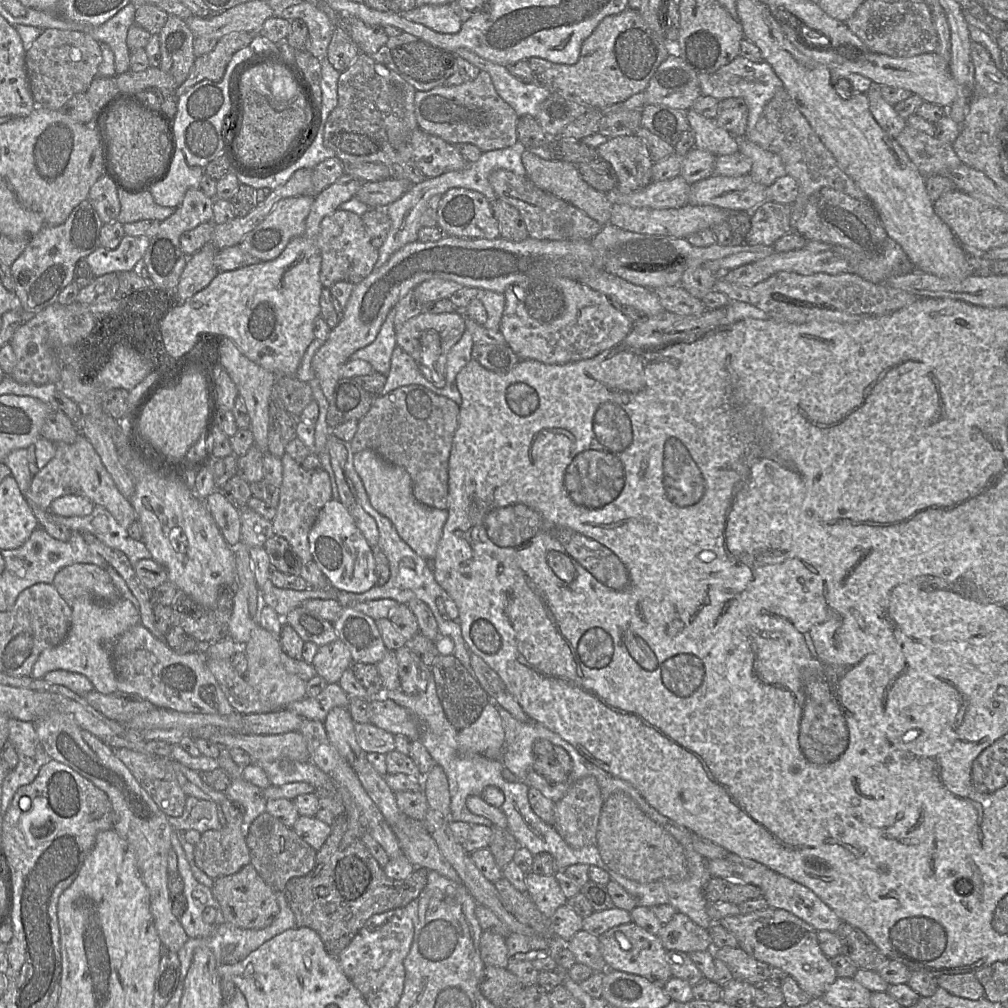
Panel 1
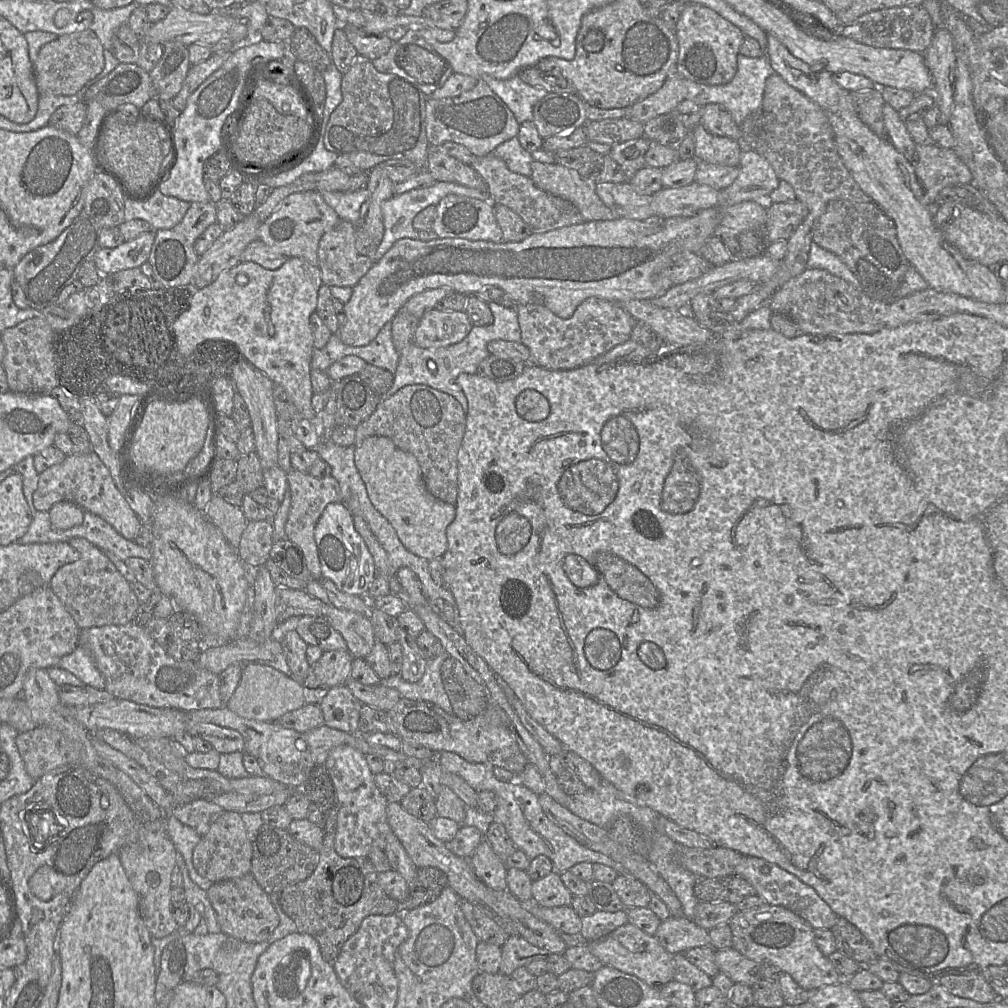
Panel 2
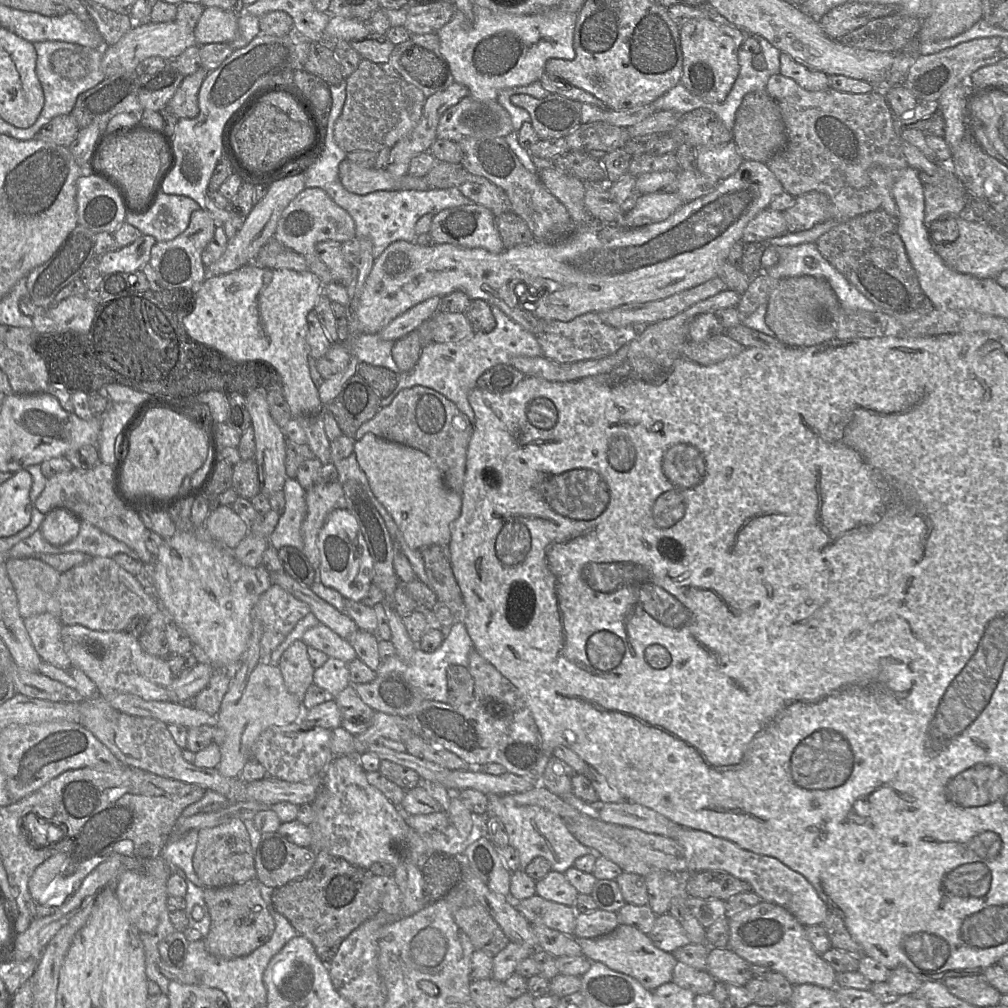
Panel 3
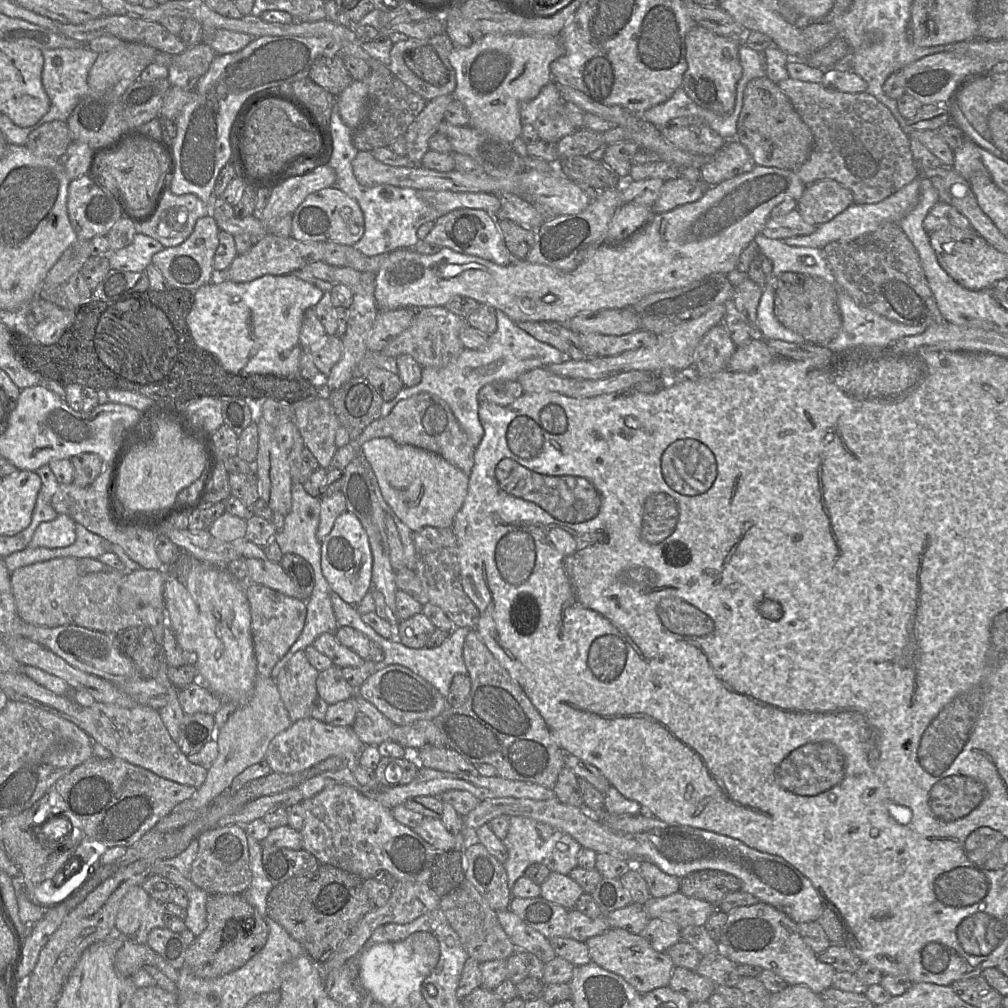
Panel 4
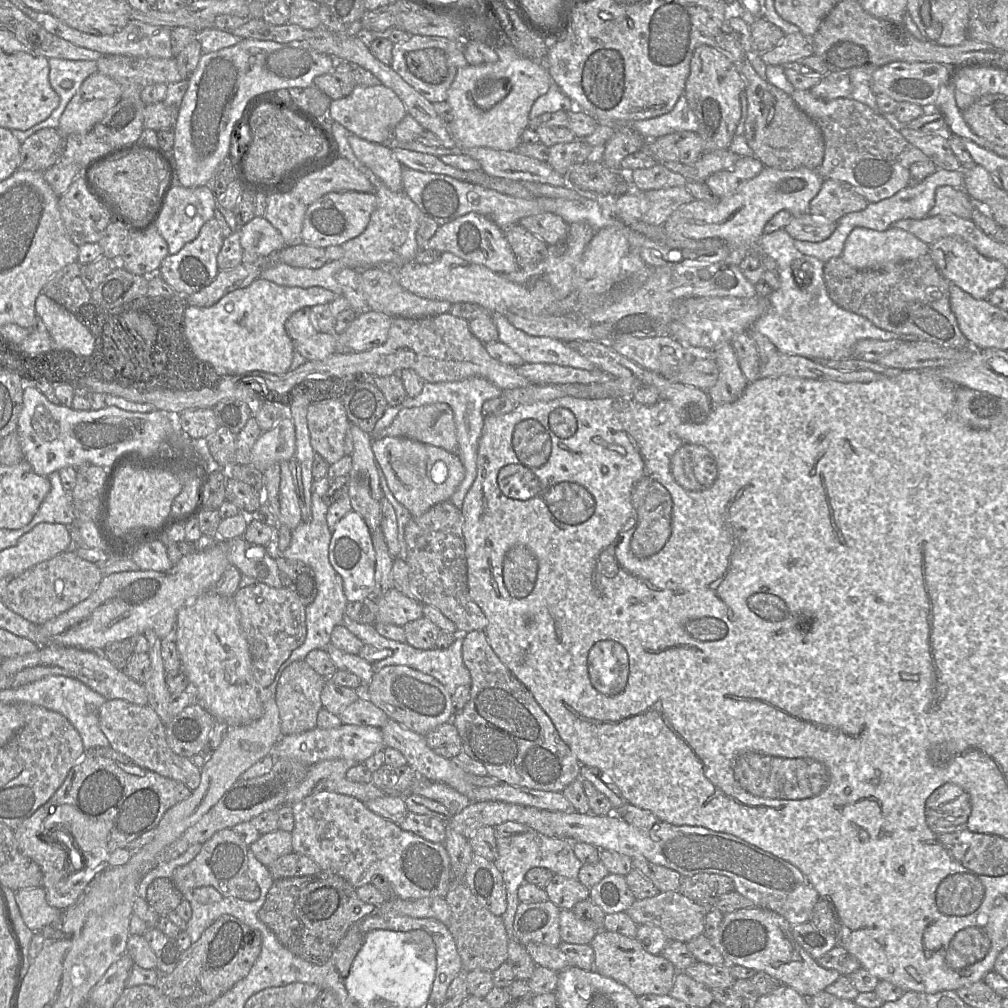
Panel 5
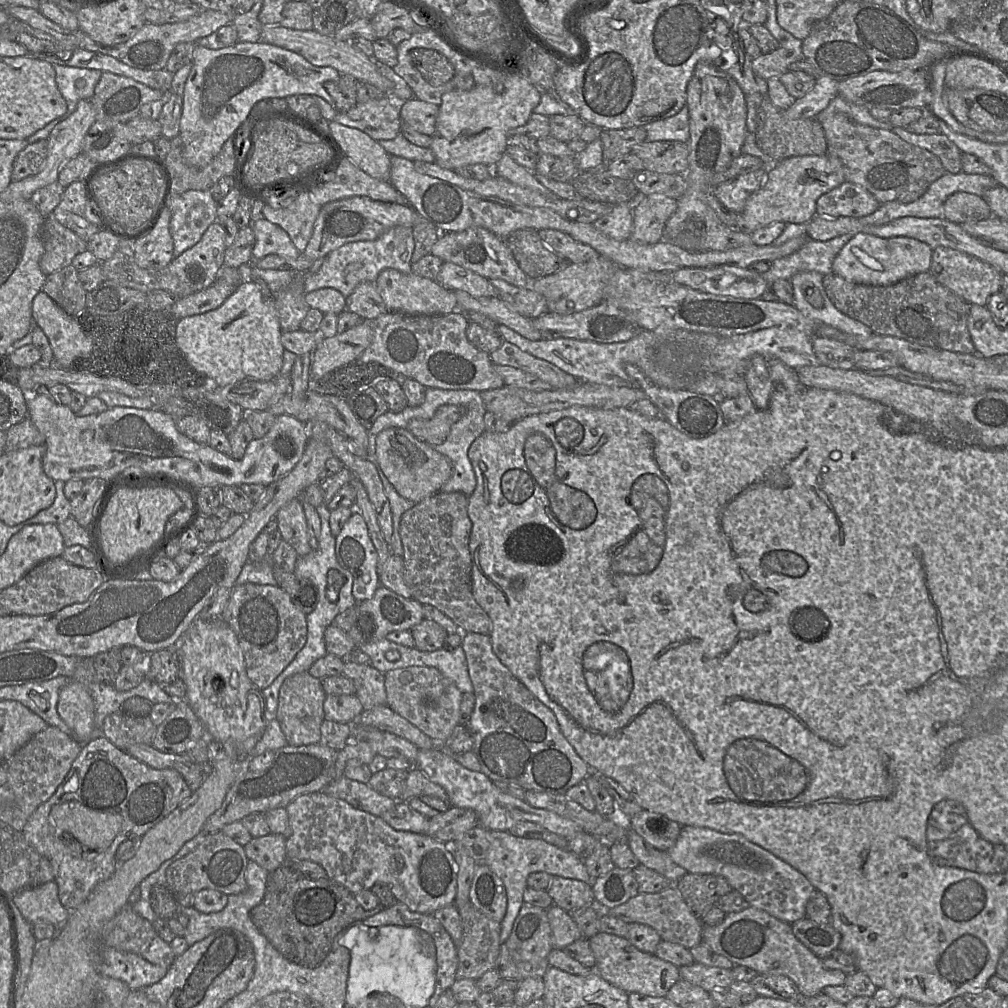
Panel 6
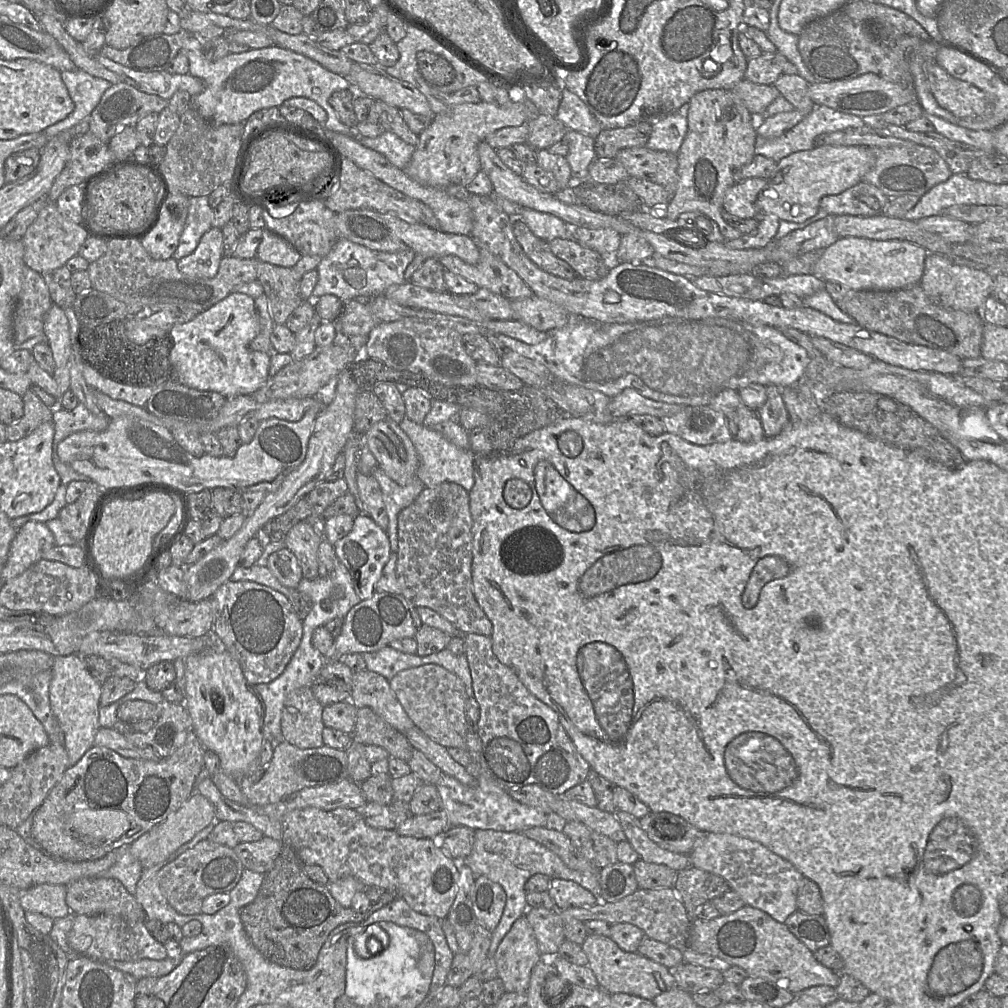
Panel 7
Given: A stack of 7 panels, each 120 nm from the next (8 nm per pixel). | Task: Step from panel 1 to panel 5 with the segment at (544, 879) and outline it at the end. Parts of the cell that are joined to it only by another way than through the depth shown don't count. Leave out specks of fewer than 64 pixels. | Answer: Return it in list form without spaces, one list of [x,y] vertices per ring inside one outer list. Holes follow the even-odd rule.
[[[558,874],[544,888],[548,900],[560,909],[572,910],[575,904],[589,898],[590,888],[584,886],[578,879],[569,879]]]

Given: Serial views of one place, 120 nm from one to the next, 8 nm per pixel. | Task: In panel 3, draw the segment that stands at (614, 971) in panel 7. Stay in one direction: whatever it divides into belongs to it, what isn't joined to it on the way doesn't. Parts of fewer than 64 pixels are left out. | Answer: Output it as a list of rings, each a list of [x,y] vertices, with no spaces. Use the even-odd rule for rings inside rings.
[[[625,924],[600,938],[575,938],[582,955],[591,962],[601,962],[608,968],[636,979],[644,988],[654,991],[659,986],[671,982],[677,960],[672,953],[657,948],[646,934]]]

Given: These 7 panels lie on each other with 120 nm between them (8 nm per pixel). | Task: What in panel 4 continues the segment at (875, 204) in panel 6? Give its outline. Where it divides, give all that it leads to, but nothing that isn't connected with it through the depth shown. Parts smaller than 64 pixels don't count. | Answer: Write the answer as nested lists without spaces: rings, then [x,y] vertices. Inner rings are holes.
[[[832,179],[806,185],[796,208],[807,222],[819,226],[854,204],[852,192]]]

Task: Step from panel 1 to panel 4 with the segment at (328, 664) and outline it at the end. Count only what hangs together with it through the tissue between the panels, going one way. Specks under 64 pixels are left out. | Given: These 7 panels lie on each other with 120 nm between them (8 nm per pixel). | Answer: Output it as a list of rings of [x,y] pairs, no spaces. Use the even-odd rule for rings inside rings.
[[[334,664],[318,674],[317,692],[328,705],[348,700],[357,694],[356,689],[344,679],[342,668]]]

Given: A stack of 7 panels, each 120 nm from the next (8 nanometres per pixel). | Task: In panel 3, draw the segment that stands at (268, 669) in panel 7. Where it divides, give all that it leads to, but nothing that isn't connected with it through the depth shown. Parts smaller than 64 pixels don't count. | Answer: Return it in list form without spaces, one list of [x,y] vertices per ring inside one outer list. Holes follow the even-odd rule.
[[[272,584],[254,605],[263,633],[260,641],[260,663],[270,663],[272,652],[285,640],[298,621],[310,613],[309,606],[282,587]]]

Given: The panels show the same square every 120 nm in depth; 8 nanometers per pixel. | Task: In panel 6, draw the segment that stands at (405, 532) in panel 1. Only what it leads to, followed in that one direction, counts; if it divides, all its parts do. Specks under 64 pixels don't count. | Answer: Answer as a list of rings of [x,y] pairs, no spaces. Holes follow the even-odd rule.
[[[387,428],[376,437],[376,458],[386,478],[400,496],[415,503],[440,491],[452,474],[450,460],[404,428]]]

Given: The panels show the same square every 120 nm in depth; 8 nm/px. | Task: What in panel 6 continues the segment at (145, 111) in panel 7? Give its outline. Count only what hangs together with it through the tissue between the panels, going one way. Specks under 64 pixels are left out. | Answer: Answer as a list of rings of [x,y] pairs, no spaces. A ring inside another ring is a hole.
[[[102,72],[91,99],[97,120],[127,123],[146,103],[160,100],[164,92],[129,77]]]

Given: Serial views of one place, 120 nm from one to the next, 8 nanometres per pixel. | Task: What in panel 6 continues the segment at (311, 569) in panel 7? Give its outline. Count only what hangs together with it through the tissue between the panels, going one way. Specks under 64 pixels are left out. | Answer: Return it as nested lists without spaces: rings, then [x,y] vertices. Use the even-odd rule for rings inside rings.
[[[295,498],[284,505],[276,515],[278,530],[282,540],[289,543],[298,556],[312,551],[309,544],[307,521],[300,498]]]

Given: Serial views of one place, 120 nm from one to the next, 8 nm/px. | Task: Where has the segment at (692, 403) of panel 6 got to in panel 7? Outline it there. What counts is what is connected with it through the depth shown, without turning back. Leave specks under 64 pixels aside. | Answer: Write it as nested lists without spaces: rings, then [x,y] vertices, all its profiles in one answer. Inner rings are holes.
[[[684,405],[678,413],[660,419],[665,432],[696,445],[724,443],[733,439],[727,417],[709,405]]]

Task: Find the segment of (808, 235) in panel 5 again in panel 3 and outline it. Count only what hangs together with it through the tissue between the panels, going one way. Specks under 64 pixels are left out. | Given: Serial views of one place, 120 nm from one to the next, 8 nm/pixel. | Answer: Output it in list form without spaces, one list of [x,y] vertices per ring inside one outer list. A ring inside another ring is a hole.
[[[767,207],[747,224],[741,241],[745,244],[768,241],[786,233],[788,233],[788,229],[784,213]]]

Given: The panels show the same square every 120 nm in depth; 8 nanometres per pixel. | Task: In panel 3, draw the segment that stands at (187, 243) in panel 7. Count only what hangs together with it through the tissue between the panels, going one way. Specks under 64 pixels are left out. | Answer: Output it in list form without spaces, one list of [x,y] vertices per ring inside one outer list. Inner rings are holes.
[[[161,193],[152,209],[144,215],[126,213],[125,221],[136,227],[143,235],[153,236],[157,241],[170,241],[183,233],[199,204],[184,195]]]

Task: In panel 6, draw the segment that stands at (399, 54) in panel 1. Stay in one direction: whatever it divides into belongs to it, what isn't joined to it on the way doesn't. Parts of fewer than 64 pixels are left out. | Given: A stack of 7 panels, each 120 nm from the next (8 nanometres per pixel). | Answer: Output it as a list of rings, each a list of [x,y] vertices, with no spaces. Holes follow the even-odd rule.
[[[412,49],[411,59],[422,77],[432,86],[441,86],[455,76],[454,67],[449,59],[436,50]]]

